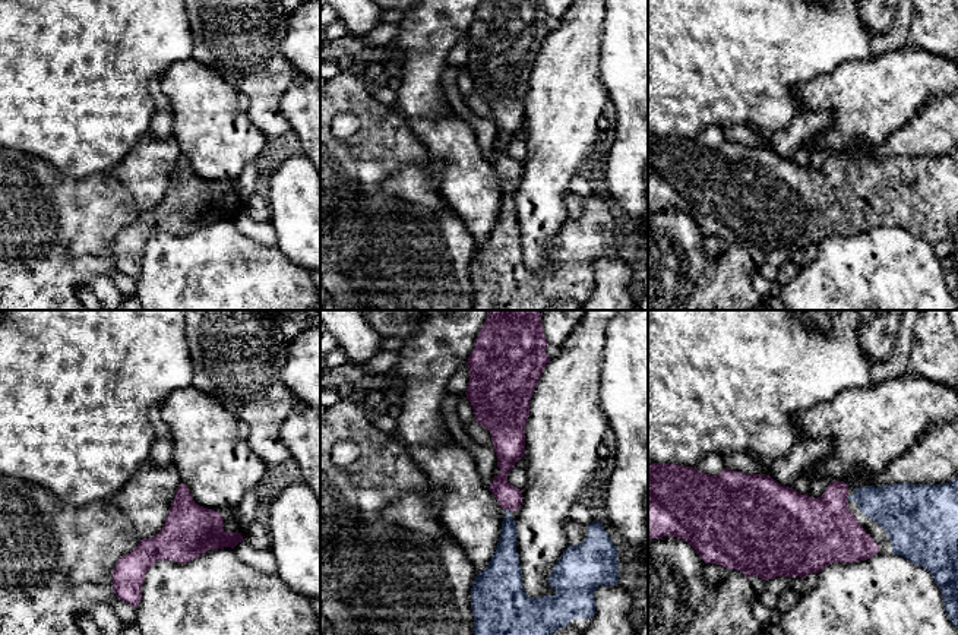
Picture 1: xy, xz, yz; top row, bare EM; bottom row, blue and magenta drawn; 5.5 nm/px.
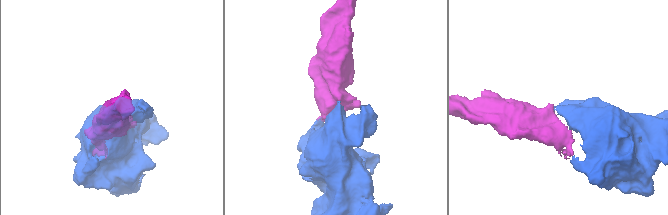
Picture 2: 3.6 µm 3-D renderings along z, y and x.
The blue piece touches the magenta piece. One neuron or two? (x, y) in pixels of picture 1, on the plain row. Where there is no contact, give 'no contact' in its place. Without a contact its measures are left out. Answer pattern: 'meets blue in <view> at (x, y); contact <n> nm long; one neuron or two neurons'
meets blue in yz at (847, 170); contact 30 nm long; one neuron

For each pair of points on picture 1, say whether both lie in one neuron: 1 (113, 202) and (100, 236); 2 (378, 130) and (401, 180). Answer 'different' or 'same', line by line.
1: same
2: different

